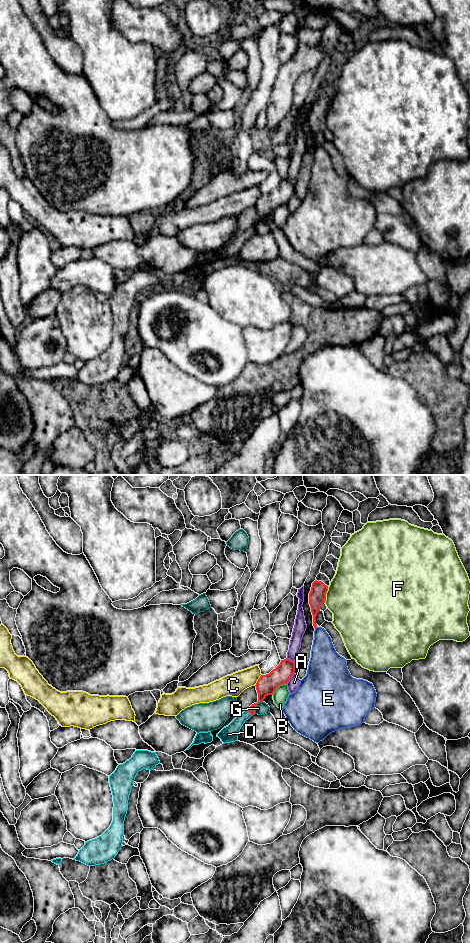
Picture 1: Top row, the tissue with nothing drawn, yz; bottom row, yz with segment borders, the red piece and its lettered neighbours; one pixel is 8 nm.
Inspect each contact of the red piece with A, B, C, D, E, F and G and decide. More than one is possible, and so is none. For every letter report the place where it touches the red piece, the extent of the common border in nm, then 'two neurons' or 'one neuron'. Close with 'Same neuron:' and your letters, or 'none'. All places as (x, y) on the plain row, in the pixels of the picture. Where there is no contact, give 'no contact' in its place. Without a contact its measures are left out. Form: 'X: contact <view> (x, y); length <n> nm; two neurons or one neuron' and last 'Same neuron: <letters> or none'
A: contact yz (290, 198); length 120 nm; two neurons
B: contact yz (278, 206); length 150 nm; two neurons
C: contact yz (258, 200); length 110 nm; two neurons
D: contact yz (249, 232); length 70 nm; one neuron
E: no contact; two neurons
F: contact yz (325, 115); length 130 nm; two neurons
G: contact yz (256, 225); length 130 nm; two neurons
Same neuron: D

